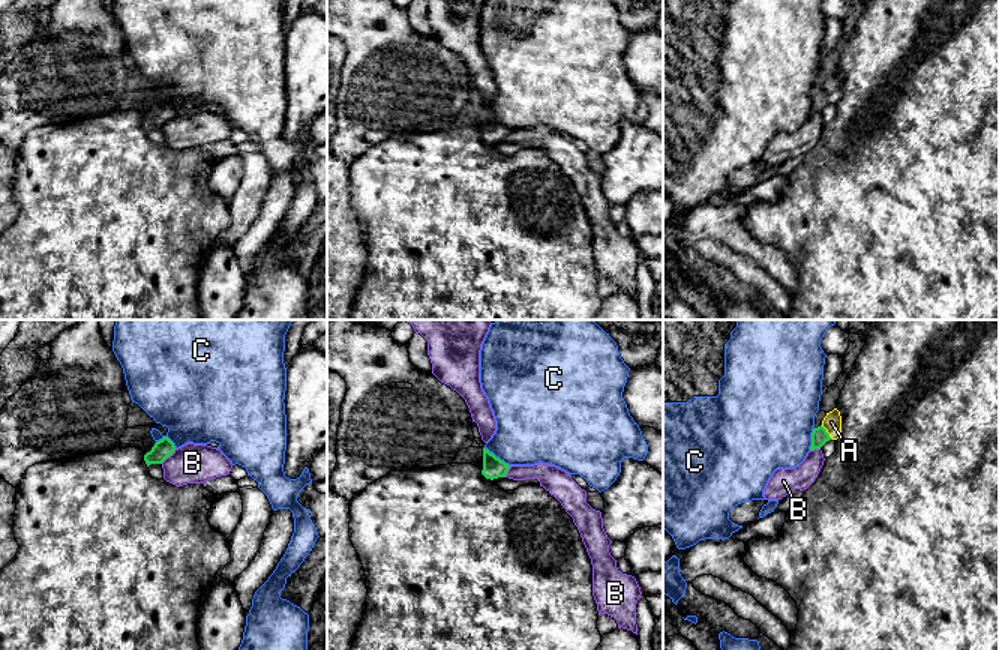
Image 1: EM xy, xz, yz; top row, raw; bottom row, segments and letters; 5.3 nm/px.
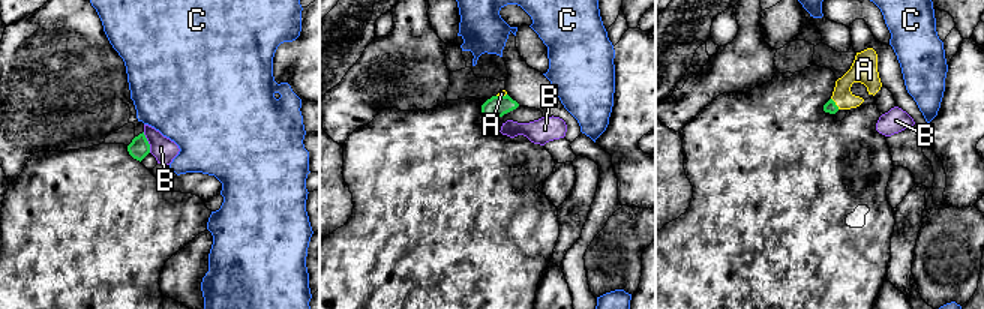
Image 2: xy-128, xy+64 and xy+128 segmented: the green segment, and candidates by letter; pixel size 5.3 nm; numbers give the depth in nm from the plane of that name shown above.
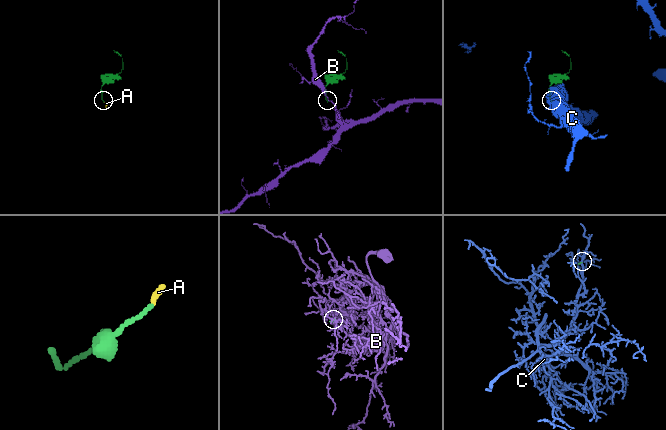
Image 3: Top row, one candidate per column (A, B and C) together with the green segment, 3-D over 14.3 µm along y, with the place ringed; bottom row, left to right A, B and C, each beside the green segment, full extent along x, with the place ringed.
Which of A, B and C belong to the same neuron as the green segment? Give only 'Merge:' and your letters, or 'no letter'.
Merge: A

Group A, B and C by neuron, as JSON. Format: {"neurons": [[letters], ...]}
{"neurons": [["A"], ["B"], ["C"]]}

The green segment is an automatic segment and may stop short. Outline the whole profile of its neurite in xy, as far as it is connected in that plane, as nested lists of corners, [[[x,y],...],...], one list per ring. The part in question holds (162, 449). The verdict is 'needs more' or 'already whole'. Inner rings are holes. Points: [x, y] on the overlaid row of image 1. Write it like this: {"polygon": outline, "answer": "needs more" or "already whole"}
{"polygon": [[[164,437],[162,440],[156,441],[150,452],[144,455],[144,461],[147,467],[150,464],[162,464],[168,456],[171,456],[176,450],[174,443]]], "answer": "already whole"}

